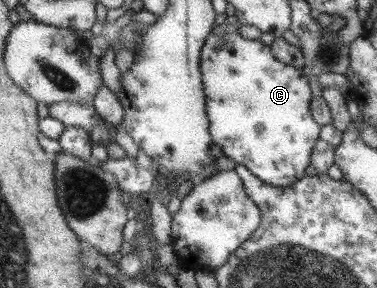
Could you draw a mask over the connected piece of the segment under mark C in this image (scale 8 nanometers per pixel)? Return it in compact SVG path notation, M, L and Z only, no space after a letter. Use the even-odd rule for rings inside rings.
M237 32L221 35L209 35L206 38L203 48L201 48L201 65L203 91L206 97L207 117L209 118L210 136L213 144L217 144L222 148L225 156L228 156L236 162L237 165L243 165L249 169L251 174L255 175L259 180L265 181L265 184L271 186L291 186L297 180L306 175L307 166L311 165L310 156L313 152L313 147L320 138L322 126L319 125L311 115L310 103L312 102L313 94L309 85L308 76L303 73L302 69L294 68L287 64L281 63L273 57L271 47L263 44L259 39L247 39L239 35Z

